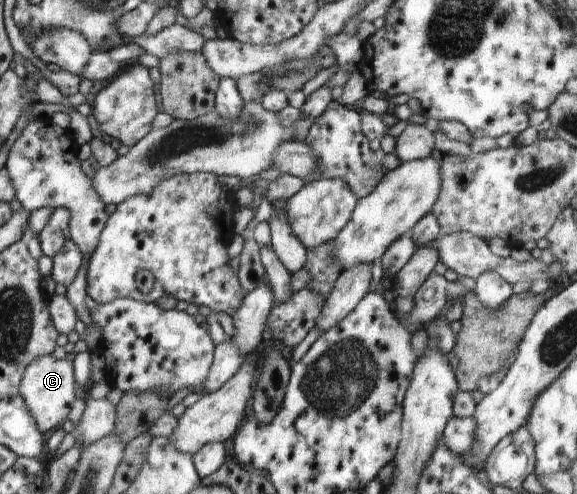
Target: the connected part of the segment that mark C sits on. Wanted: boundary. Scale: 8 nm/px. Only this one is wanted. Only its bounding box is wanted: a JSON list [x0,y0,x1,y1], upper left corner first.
[20,355,74,434]

